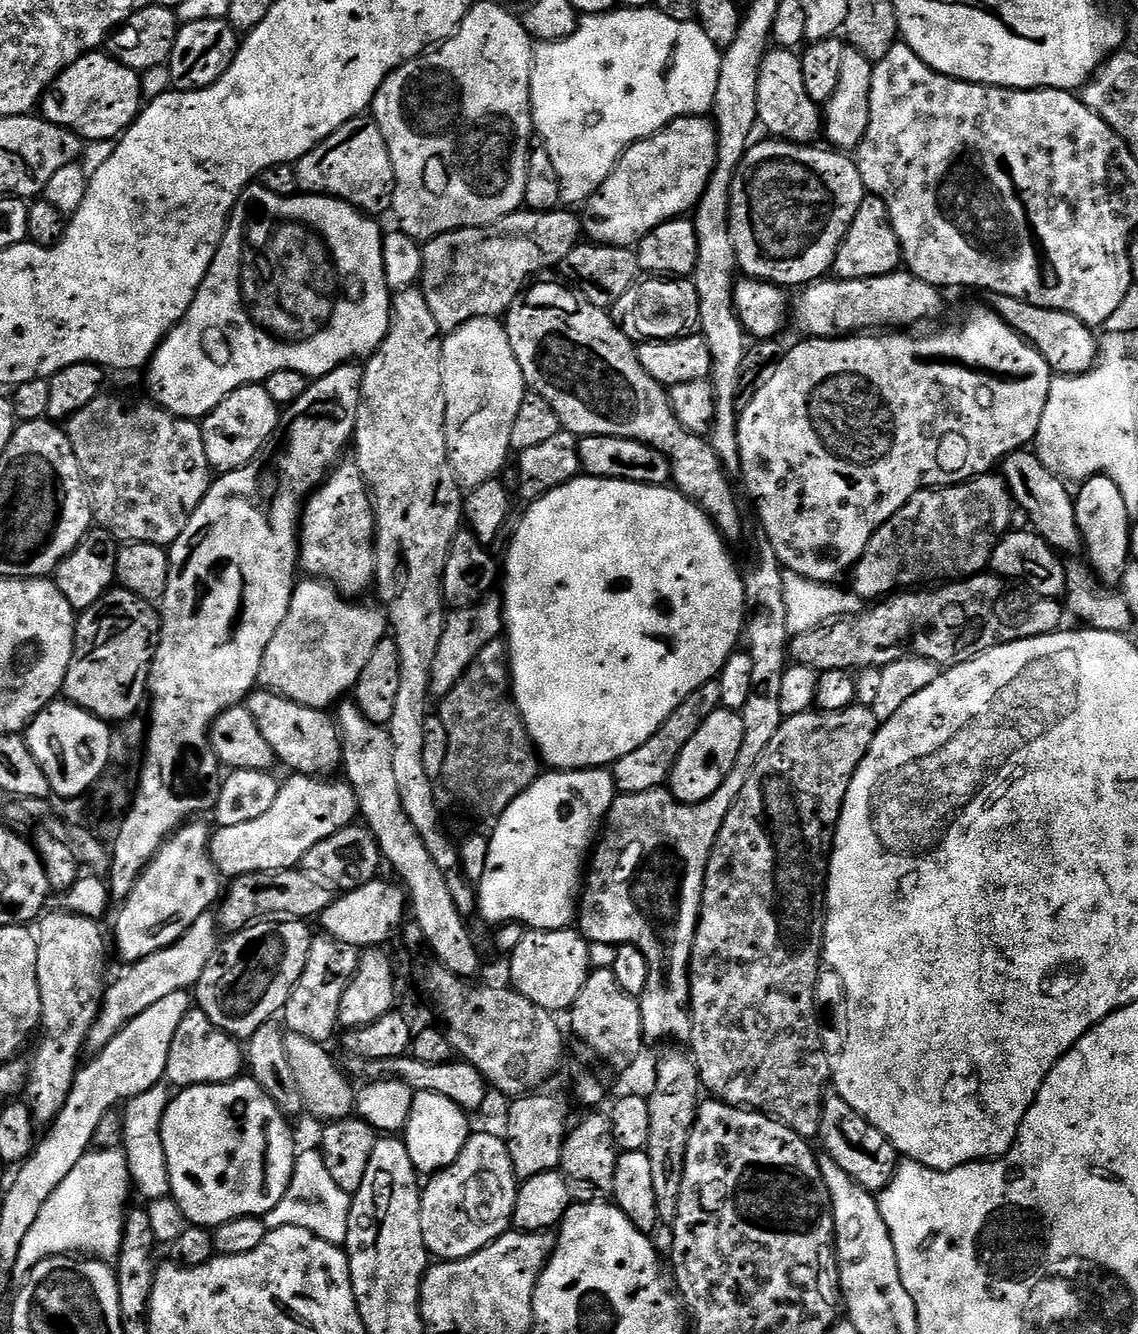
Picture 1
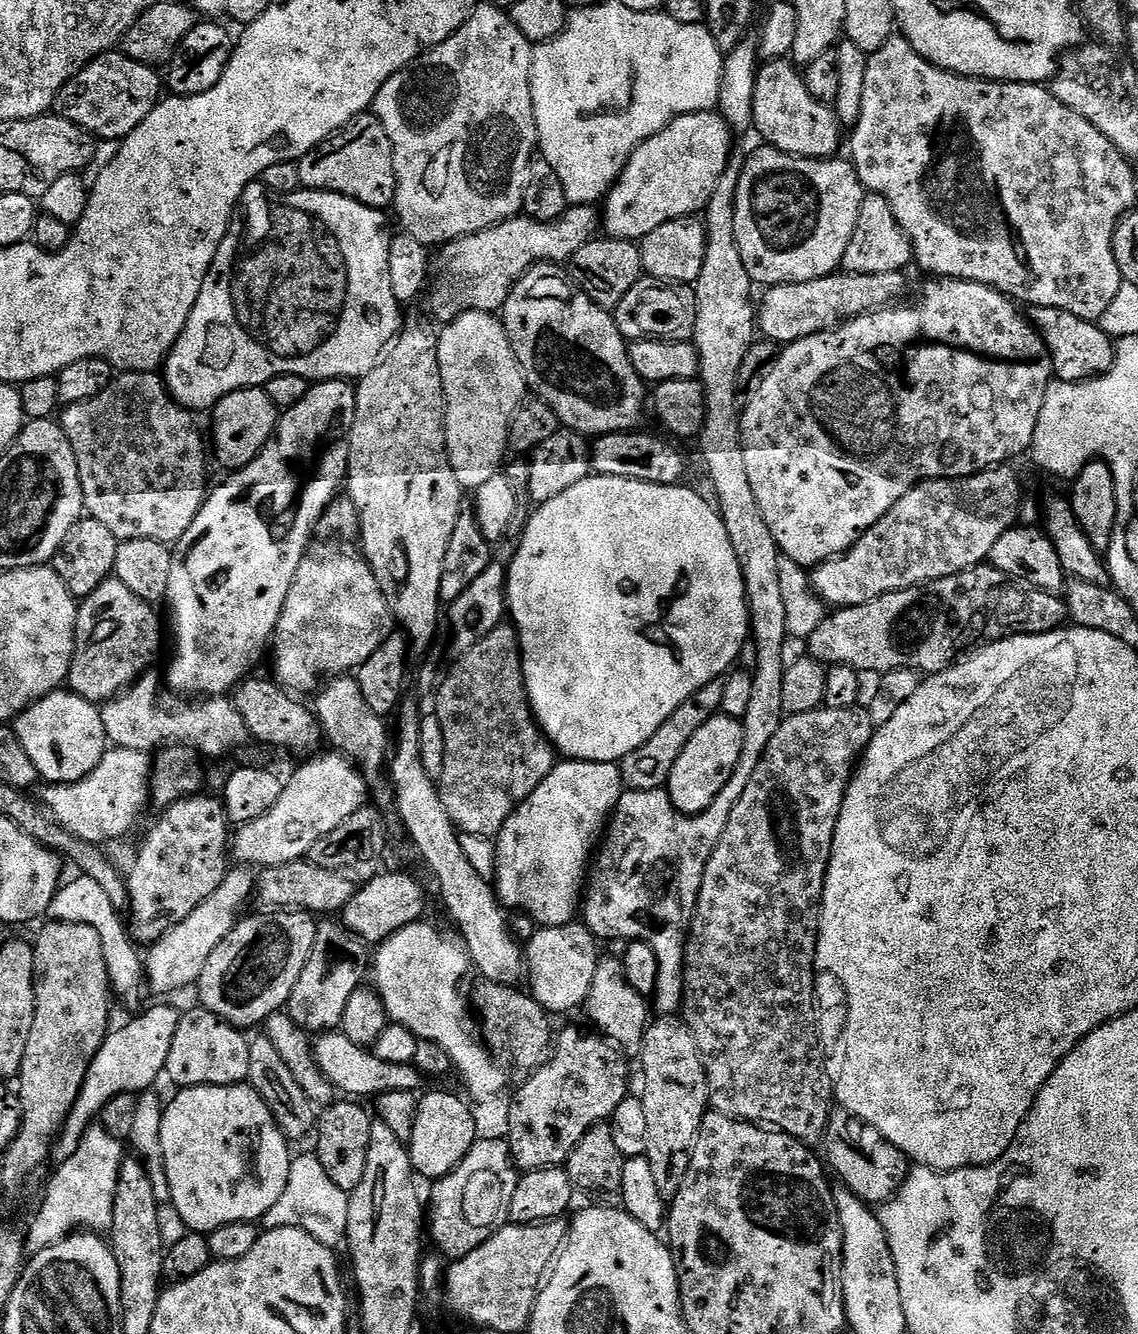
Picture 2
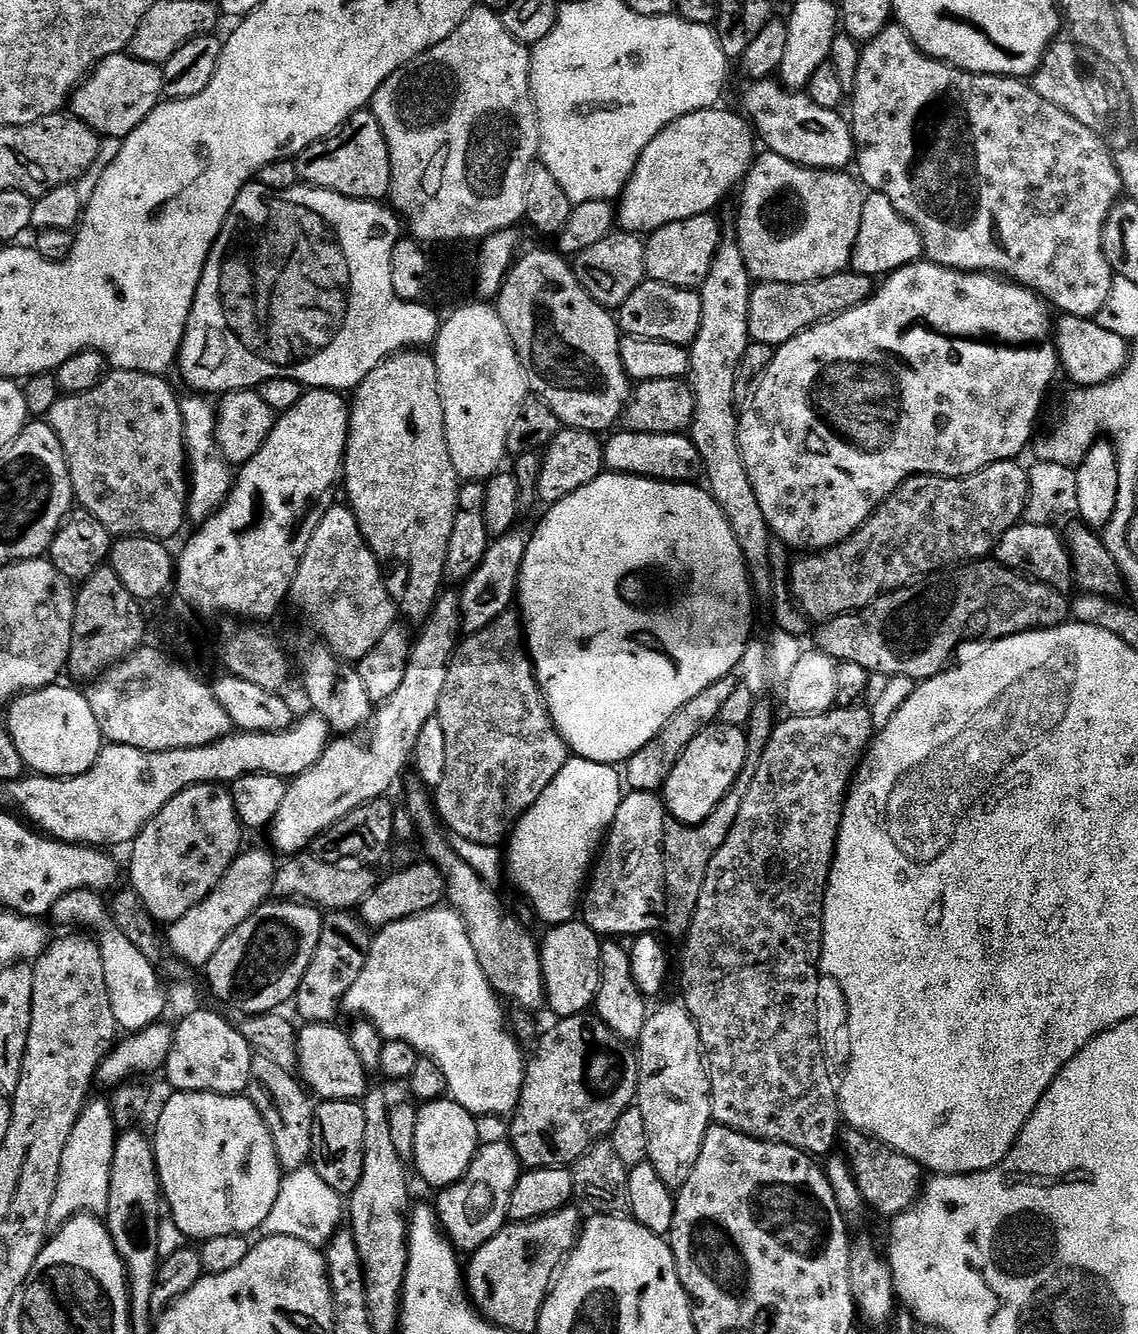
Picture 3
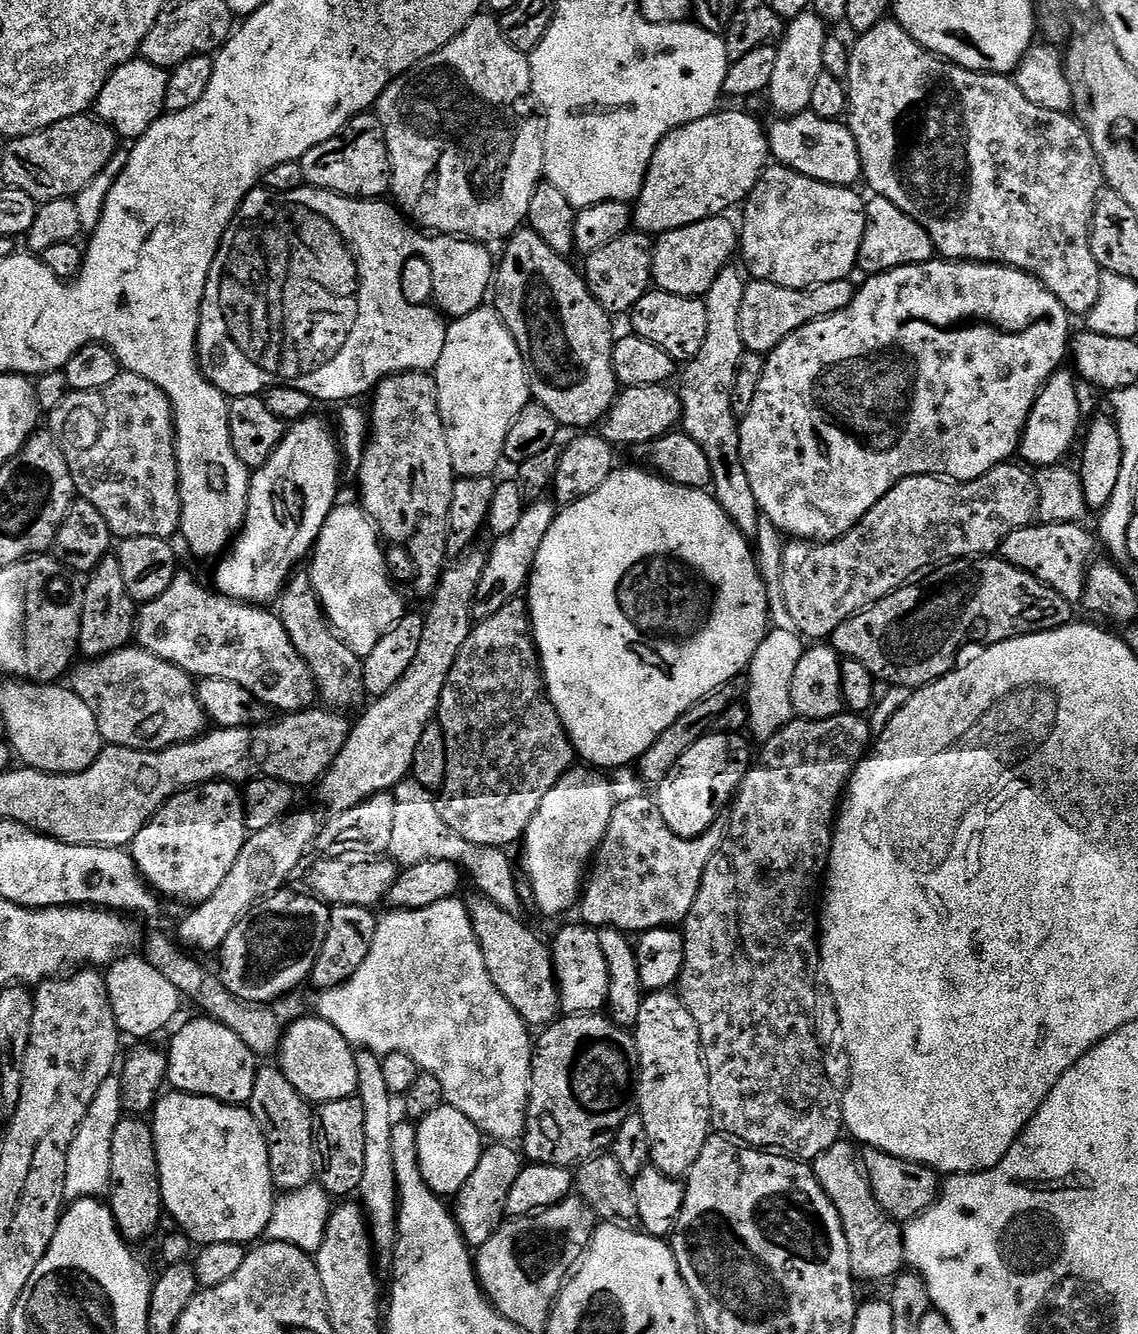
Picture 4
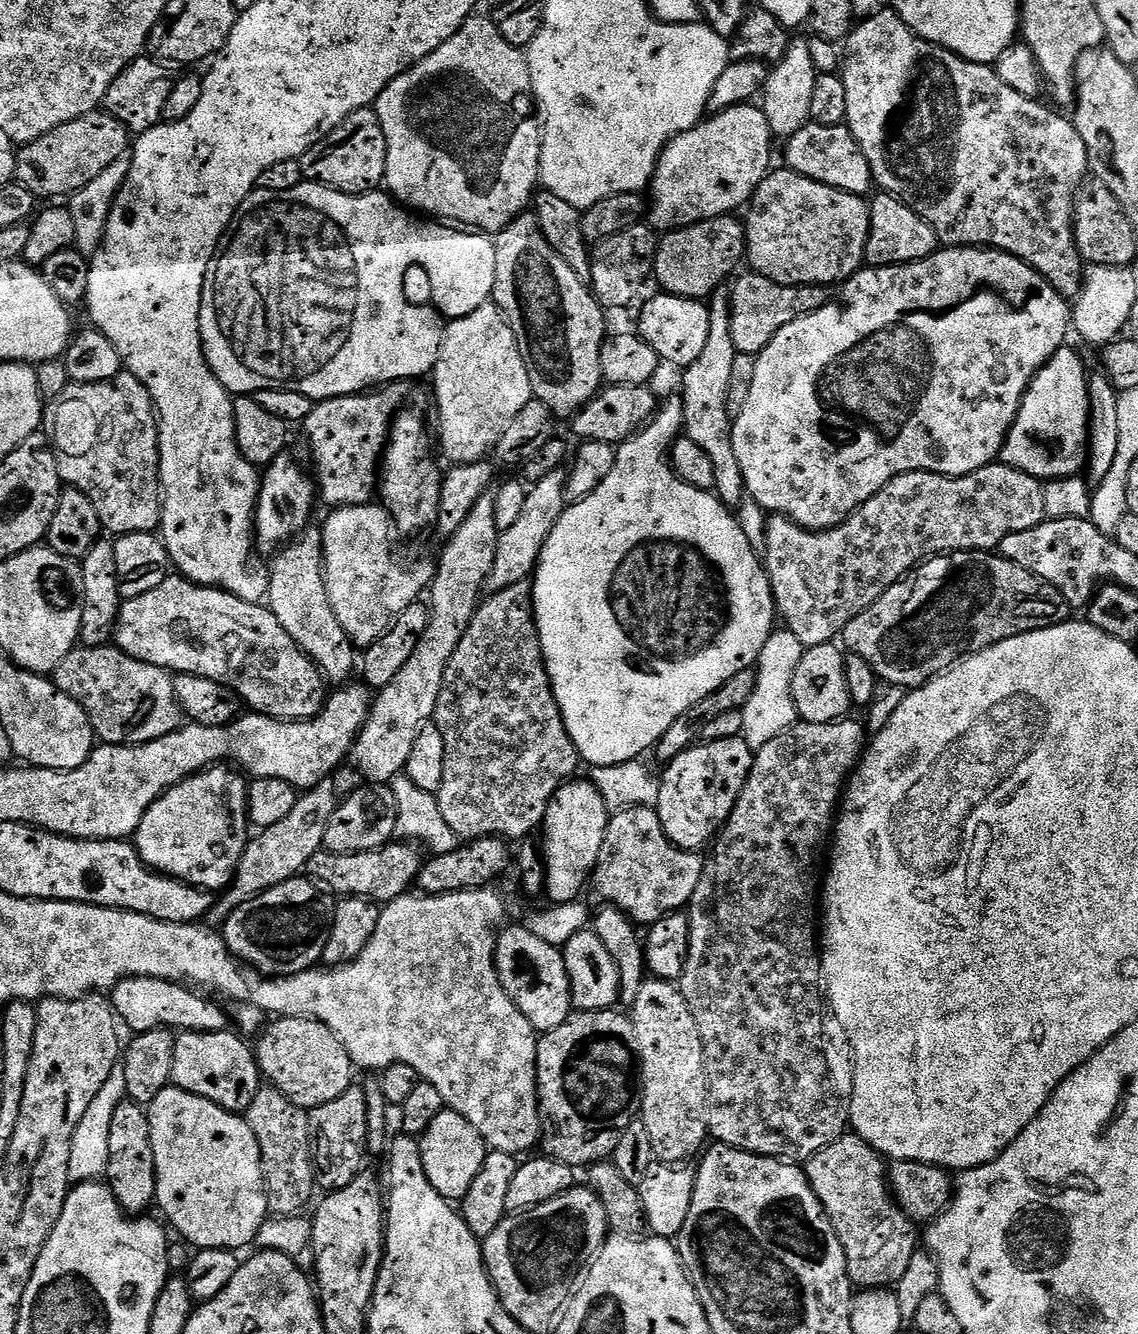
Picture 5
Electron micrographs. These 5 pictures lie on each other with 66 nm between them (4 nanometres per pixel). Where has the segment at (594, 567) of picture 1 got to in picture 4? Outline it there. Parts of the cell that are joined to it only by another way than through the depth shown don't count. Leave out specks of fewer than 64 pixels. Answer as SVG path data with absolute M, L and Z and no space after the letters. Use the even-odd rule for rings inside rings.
M617 467L608 475L606 482L594 490L594 494L575 500L557 511L556 521L550 530L546 530L542 546L538 546L526 589L532 635L540 654L540 668L544 671L548 697L558 710L579 759L600 770L617 770L639 761L640 755L650 750L658 734L686 714L690 706L706 699L734 677L745 675L748 663L754 658L754 650L762 646L762 638L770 630L767 583L760 573L749 537L743 536L738 526L730 522L715 496L699 488L671 484L655 471L644 468Z

